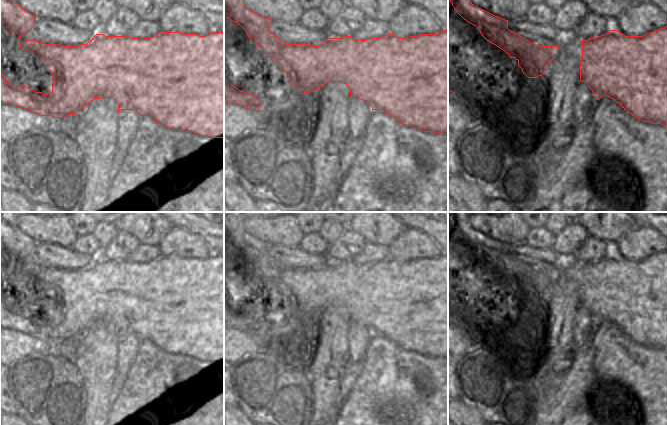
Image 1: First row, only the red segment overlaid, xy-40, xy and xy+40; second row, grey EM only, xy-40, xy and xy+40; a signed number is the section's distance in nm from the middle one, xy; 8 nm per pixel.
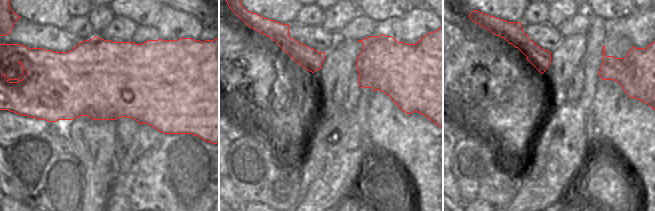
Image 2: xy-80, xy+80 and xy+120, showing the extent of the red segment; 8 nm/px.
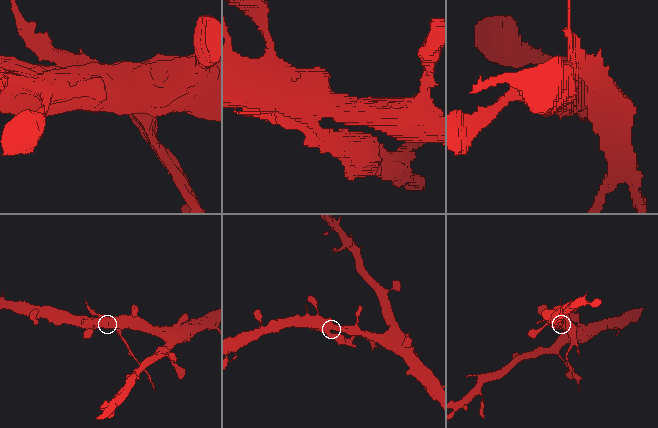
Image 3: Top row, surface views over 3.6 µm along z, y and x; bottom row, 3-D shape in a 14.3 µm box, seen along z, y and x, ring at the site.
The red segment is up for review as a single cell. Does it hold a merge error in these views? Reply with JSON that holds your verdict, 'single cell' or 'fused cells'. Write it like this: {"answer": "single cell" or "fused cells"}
{"answer": "fused cells"}

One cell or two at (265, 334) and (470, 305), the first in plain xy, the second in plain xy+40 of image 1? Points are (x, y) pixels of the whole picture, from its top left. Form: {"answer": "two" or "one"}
{"answer": "two"}

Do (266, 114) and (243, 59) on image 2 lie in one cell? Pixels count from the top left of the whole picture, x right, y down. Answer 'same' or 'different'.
same

